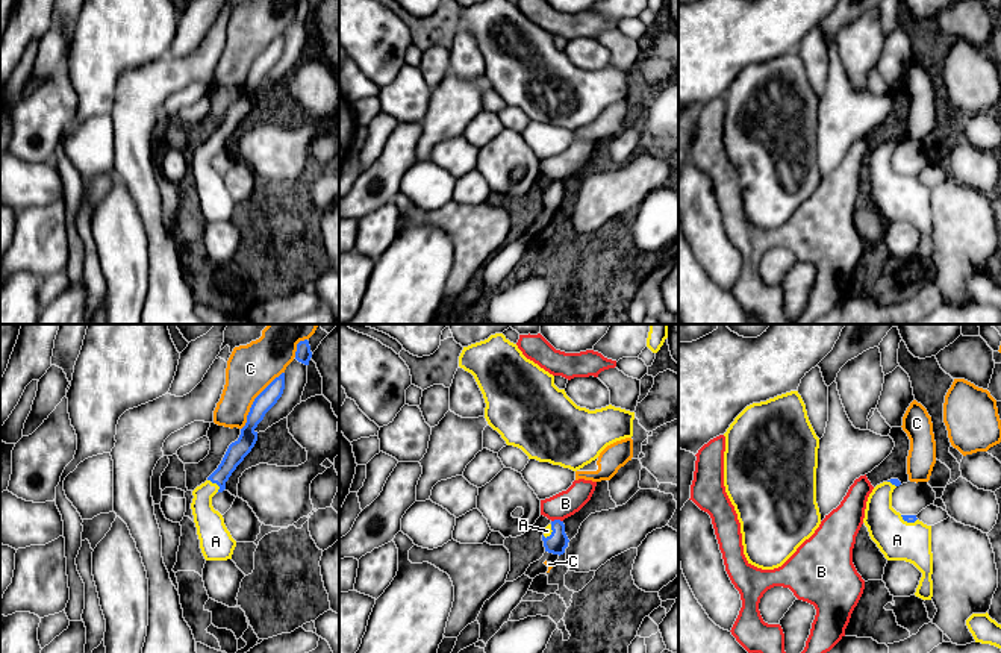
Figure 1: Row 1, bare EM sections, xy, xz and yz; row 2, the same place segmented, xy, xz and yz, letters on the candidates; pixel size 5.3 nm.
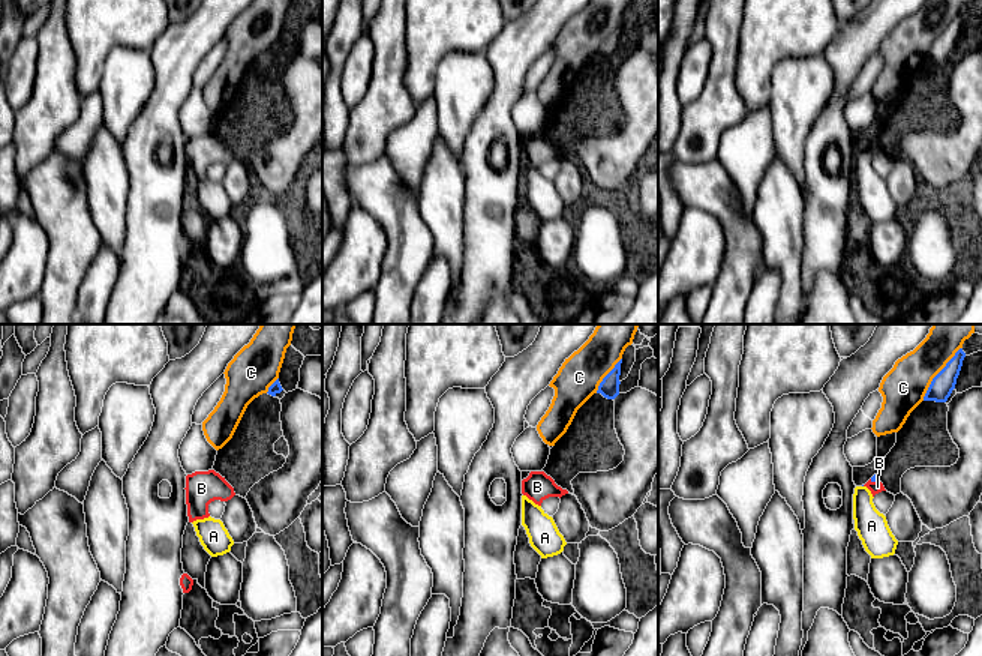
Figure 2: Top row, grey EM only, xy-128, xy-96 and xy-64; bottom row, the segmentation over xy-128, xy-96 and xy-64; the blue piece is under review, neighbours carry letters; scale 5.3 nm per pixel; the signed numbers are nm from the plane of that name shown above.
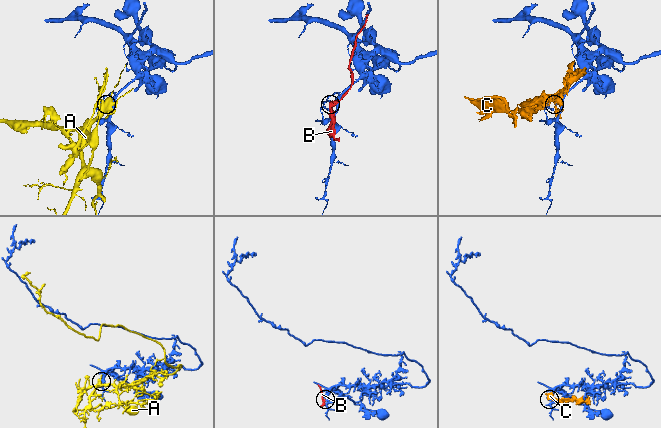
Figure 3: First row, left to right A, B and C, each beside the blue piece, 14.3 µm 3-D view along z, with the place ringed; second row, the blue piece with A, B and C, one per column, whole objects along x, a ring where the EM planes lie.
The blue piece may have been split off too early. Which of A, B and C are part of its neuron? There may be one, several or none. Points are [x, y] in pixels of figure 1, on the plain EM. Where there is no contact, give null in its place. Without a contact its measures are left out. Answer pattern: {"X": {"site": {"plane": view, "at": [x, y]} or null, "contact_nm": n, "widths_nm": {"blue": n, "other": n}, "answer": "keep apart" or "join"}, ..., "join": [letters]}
{"A": {"site": {"plane": "xy", "at": [217, 144]}, "contact_nm": 90, "widths_nm": {"blue": 100, "other": 160}, "answer": "keep apart"}, "B": {"site": {"plane": "xz", "at": [556, 181]}, "contact_nm": 60, "widths_nm": {"blue": 110, "other": 140}, "answer": "keep apart"}, "C": {"site": {"plane": "xy", "at": [255, 61]}, "contact_nm": 380, "widths_nm": {"blue": 100, "other": 260}, "answer": "keep apart"}, "join": []}

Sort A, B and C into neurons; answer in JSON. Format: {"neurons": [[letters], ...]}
{"neurons": [["A"], ["B", "C"]]}

